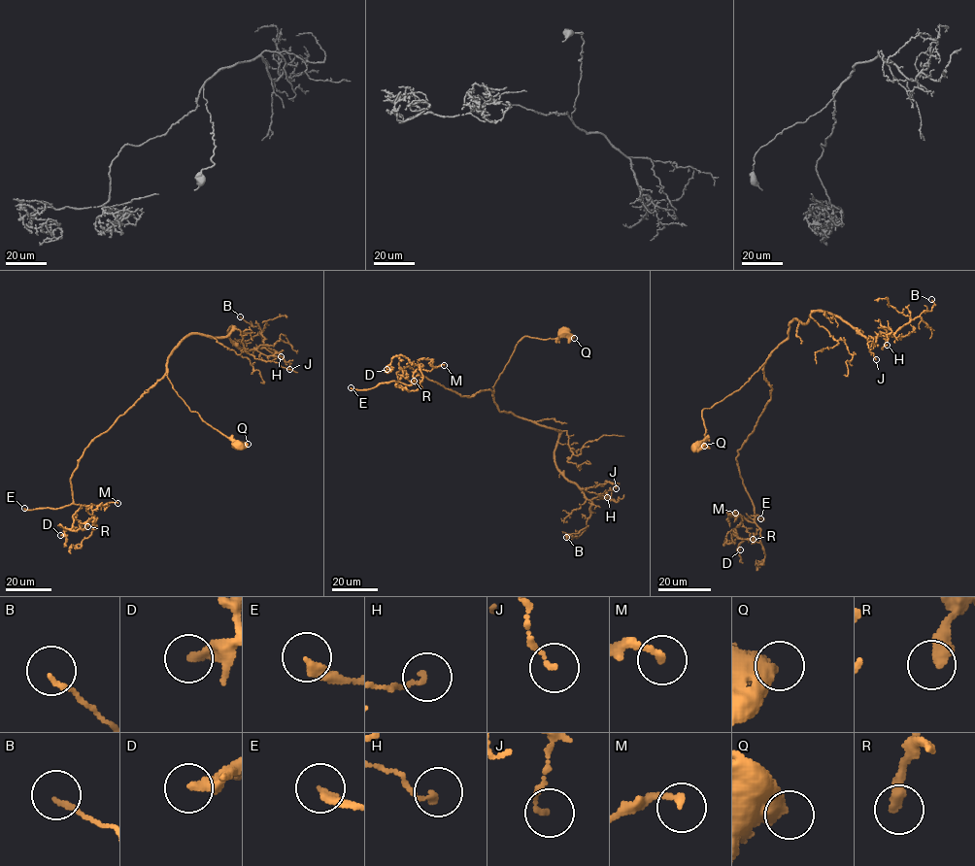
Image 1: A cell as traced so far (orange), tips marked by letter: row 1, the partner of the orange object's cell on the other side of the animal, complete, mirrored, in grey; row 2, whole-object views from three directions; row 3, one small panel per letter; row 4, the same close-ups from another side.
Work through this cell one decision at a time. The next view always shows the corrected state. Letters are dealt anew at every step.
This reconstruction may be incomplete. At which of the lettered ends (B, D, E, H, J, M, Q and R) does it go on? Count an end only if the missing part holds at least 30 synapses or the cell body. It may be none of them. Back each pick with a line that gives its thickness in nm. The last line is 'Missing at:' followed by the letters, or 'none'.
E: 240 nm thick
Missing at: E

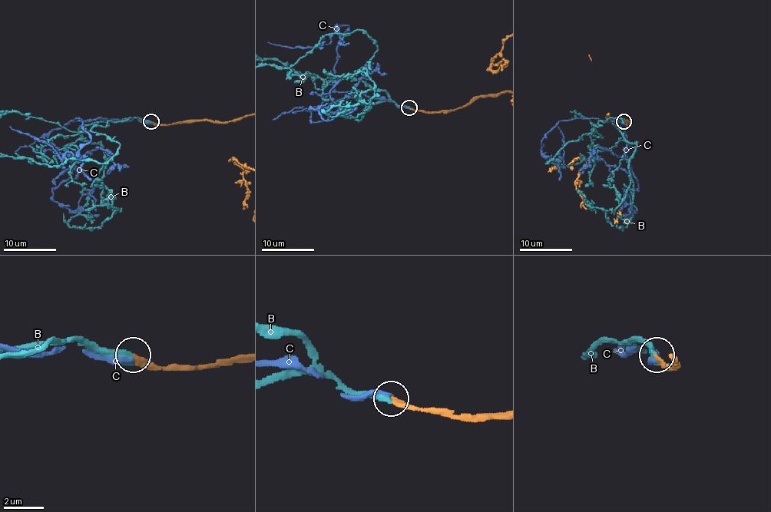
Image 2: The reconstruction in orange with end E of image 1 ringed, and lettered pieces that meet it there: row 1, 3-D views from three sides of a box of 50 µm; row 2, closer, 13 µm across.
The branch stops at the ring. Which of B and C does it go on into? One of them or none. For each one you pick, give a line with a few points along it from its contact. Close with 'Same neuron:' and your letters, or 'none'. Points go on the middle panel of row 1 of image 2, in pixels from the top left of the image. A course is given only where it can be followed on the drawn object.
B: Its course: (409, 108), (349, 77), (378, 49), (361, 30), (326, 34), (287, 67)
Same neuron: B

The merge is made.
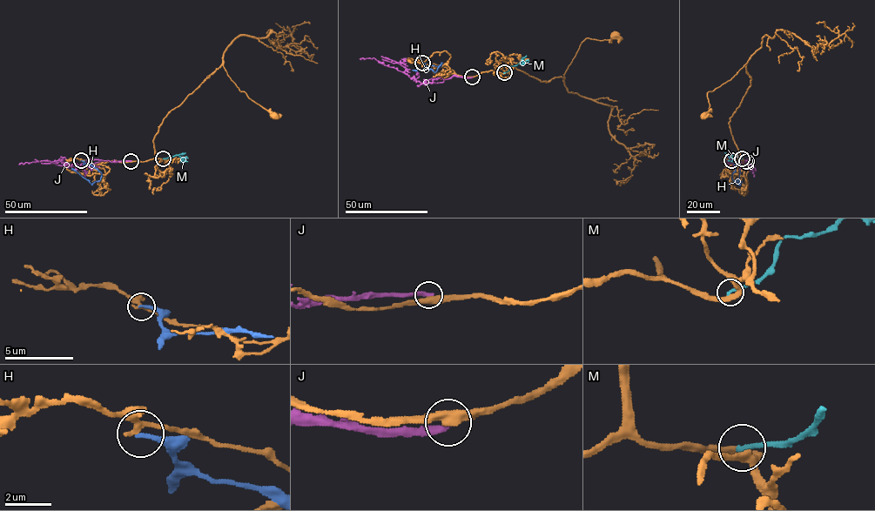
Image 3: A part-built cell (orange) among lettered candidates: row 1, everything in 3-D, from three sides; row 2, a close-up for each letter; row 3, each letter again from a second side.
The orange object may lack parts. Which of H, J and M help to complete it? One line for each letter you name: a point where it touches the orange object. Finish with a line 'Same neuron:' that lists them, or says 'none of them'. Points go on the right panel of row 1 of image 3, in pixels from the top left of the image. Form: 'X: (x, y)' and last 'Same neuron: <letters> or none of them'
Same neuron: none of them

